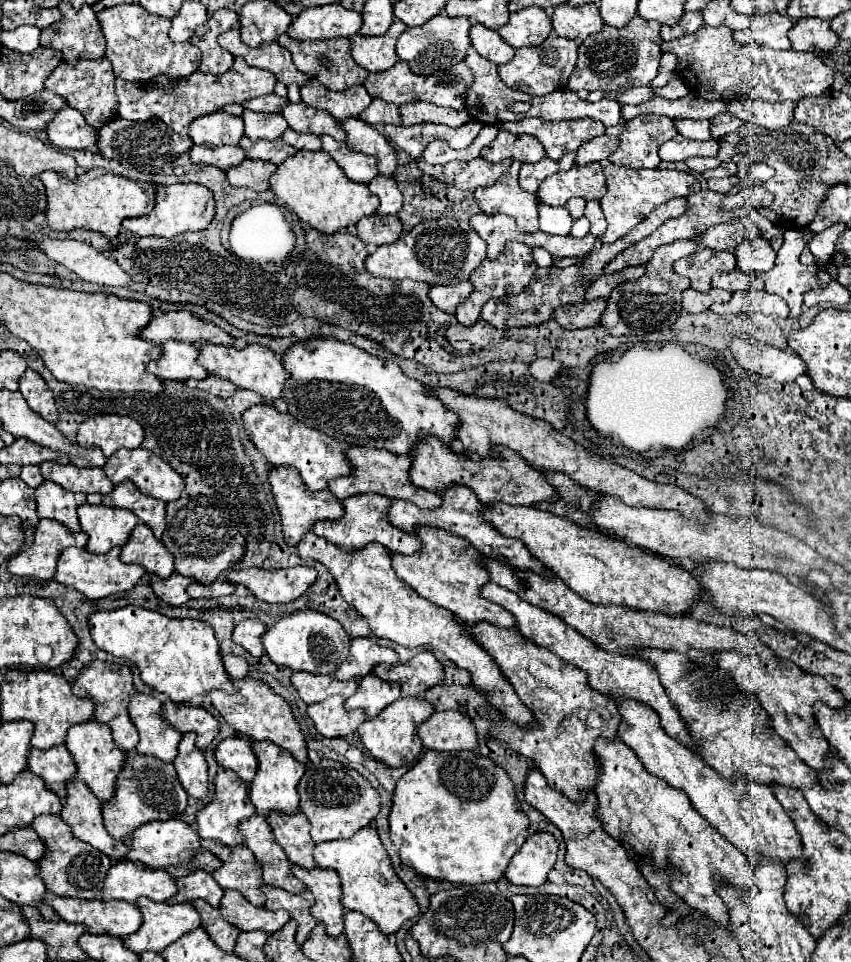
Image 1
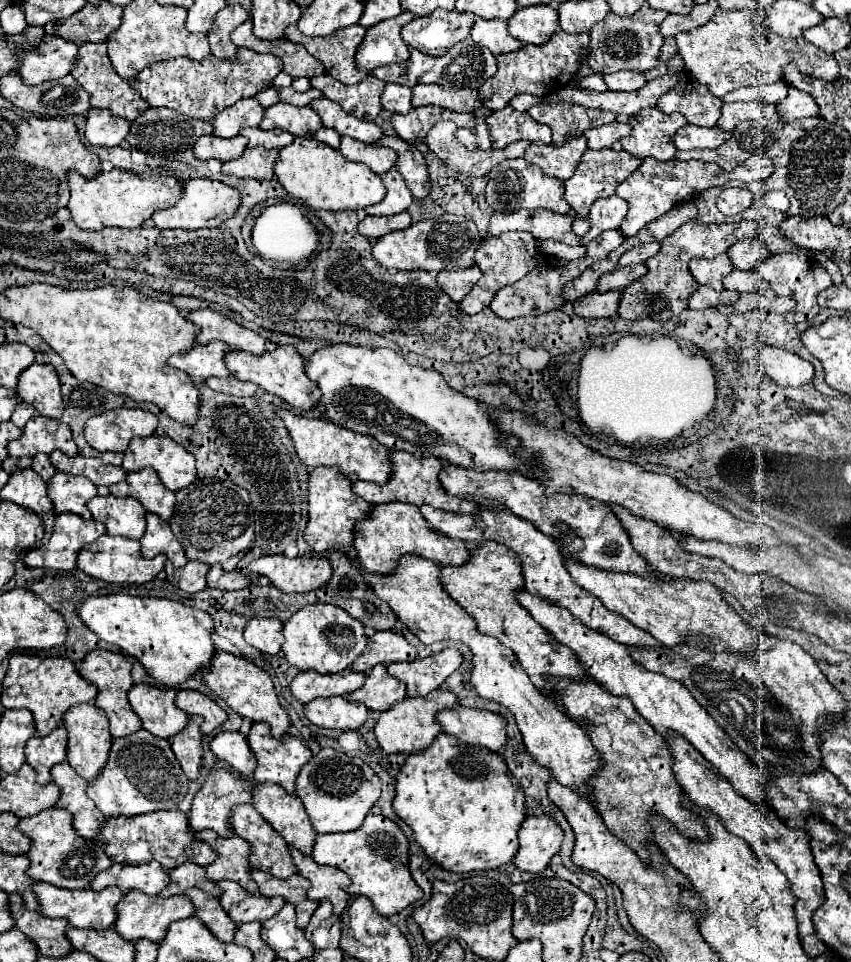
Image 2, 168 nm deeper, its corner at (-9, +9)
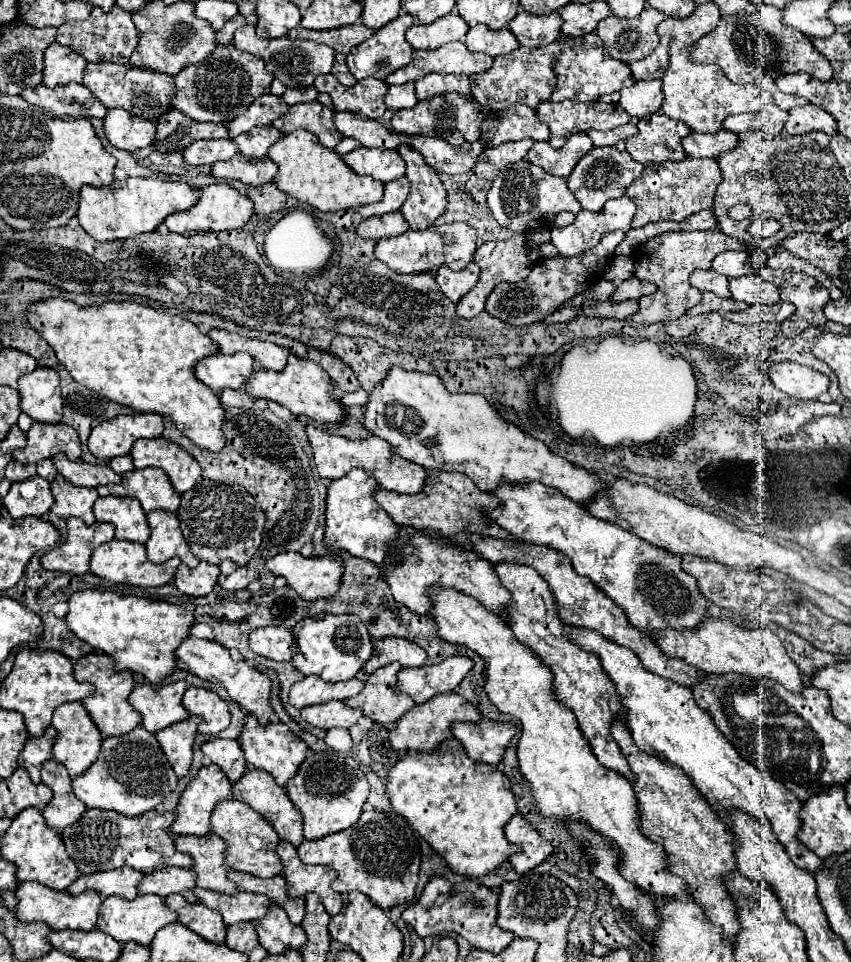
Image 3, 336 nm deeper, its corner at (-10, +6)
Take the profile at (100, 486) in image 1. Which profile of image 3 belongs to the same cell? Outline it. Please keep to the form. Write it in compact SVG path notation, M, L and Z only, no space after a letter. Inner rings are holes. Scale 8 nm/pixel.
M64 453L52 457L58 473L76 487L98 487L122 481L122 477L108 465L90 465L84 461L70 461Z

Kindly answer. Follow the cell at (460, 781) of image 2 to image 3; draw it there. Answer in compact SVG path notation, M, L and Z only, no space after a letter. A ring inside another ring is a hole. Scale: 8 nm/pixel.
M448 739L440 745L436 753L412 751L402 757L386 777L386 793L392 809L402 815L420 837L424 837L430 847L442 855L448 867L458 875L480 877L494 871L502 861L506 861L514 849L504 837L504 825L518 813L514 793L508 787L508 779L502 771L492 765L472 761L458 739Z

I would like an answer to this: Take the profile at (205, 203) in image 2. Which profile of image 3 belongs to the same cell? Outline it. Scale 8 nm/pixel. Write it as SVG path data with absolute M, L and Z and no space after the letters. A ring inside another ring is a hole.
M214 183L208 185L200 191L200 201L198 205L194 205L188 211L182 213L172 213L166 217L166 227L172 233L180 233L180 235L196 235L196 233L208 233L208 231L232 231L232 229L240 229L248 223L248 219L254 213L254 205L252 199L246 195L240 195L234 187L224 185L224 183Z

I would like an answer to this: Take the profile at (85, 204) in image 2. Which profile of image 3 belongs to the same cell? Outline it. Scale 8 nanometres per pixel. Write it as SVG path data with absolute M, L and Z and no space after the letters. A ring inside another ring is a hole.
M134 177L130 187L84 187L80 191L78 219L82 229L96 241L116 241L128 239L142 233L156 231L156 227L176 211L186 211L196 205L200 191L180 181L162 179L142 179Z

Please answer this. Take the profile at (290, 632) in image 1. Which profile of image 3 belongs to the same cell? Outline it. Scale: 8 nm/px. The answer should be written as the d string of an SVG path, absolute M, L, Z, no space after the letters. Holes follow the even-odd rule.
M324 615L322 619L306 619L296 629L298 653L292 663L304 675L318 675L324 681L348 681L372 657L372 637L356 615Z

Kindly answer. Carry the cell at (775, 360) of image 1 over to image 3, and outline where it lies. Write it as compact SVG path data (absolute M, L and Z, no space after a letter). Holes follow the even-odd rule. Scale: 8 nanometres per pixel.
M790 361L774 363L770 377L776 389L796 399L818 399L828 391L828 377L824 373Z

